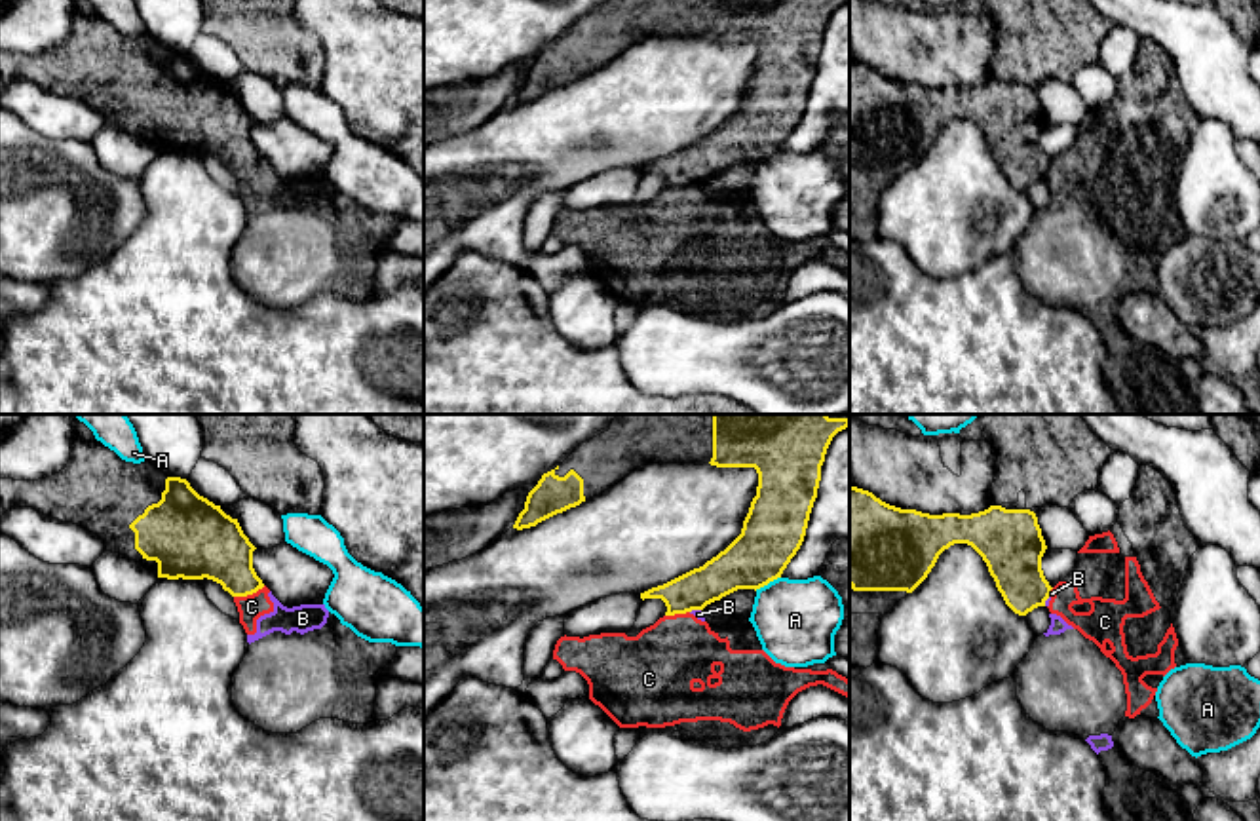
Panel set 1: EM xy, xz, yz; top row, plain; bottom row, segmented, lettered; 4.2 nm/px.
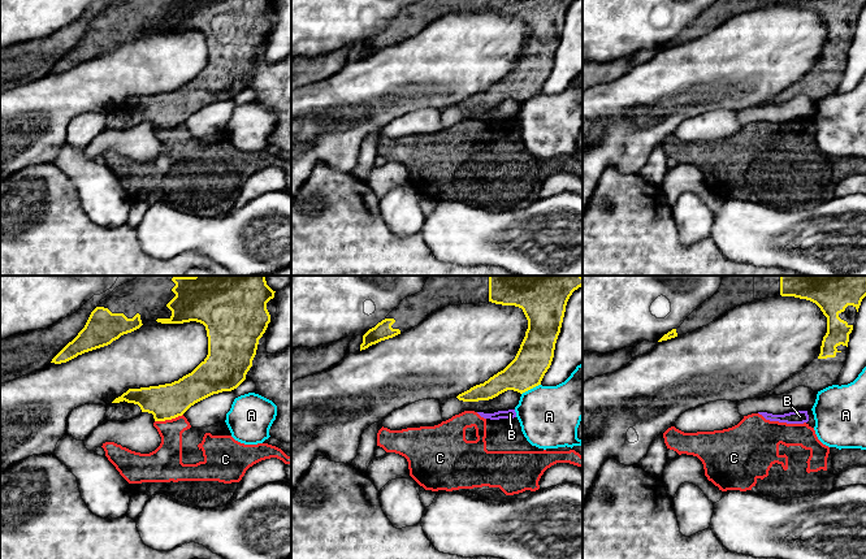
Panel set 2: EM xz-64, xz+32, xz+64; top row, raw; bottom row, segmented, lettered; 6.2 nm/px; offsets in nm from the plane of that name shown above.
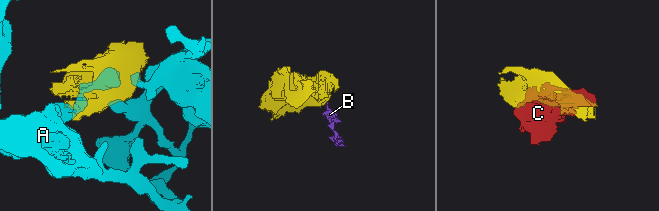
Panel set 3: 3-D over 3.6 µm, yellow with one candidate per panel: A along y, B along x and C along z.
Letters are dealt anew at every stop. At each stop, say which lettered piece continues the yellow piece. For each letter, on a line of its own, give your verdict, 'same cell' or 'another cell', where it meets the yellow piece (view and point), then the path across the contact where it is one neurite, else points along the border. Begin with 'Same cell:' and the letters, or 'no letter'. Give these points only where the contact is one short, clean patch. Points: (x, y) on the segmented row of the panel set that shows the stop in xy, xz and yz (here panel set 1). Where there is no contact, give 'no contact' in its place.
Same cell: no letter
A: another cell; contact xz (766, 584)
B: another cell; contact yz (1048, 597); border yz (1051, 593), (1044, 605)
C: another cell; contact xy (249, 593); border xy (265, 586), (234, 597)

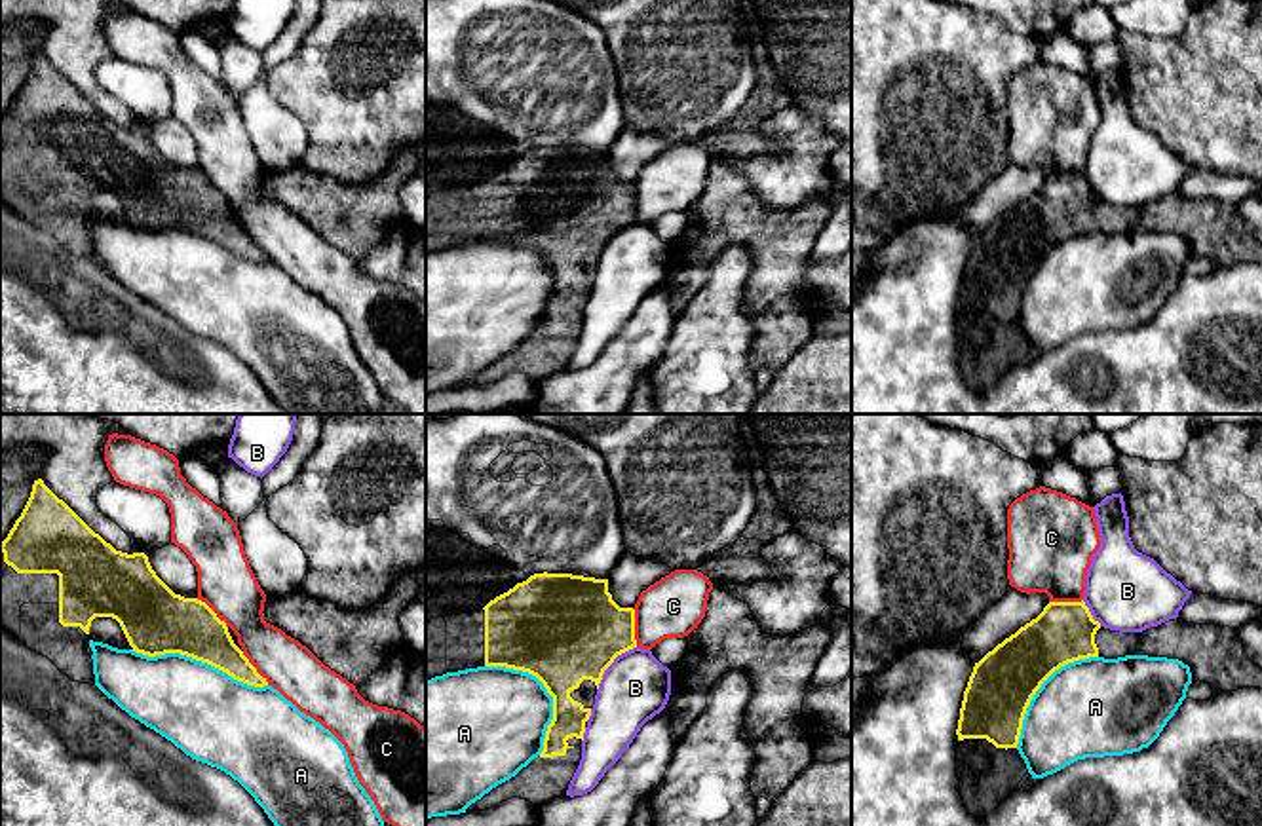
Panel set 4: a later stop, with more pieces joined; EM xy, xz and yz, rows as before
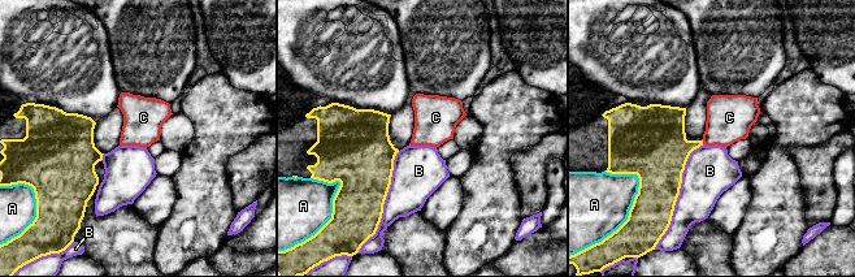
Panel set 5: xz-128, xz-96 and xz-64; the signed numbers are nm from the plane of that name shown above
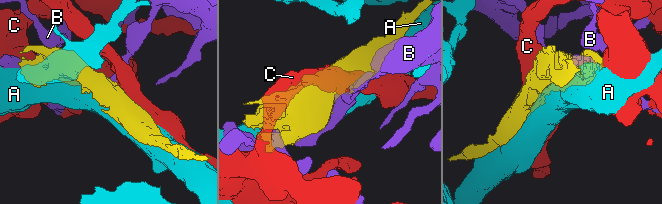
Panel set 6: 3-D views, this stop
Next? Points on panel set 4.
Same cell: no letter
A: another cell; contact xy (200, 659)
B: another cell; contact xz (611, 663)
C: another cell; contact xz (633, 627)

